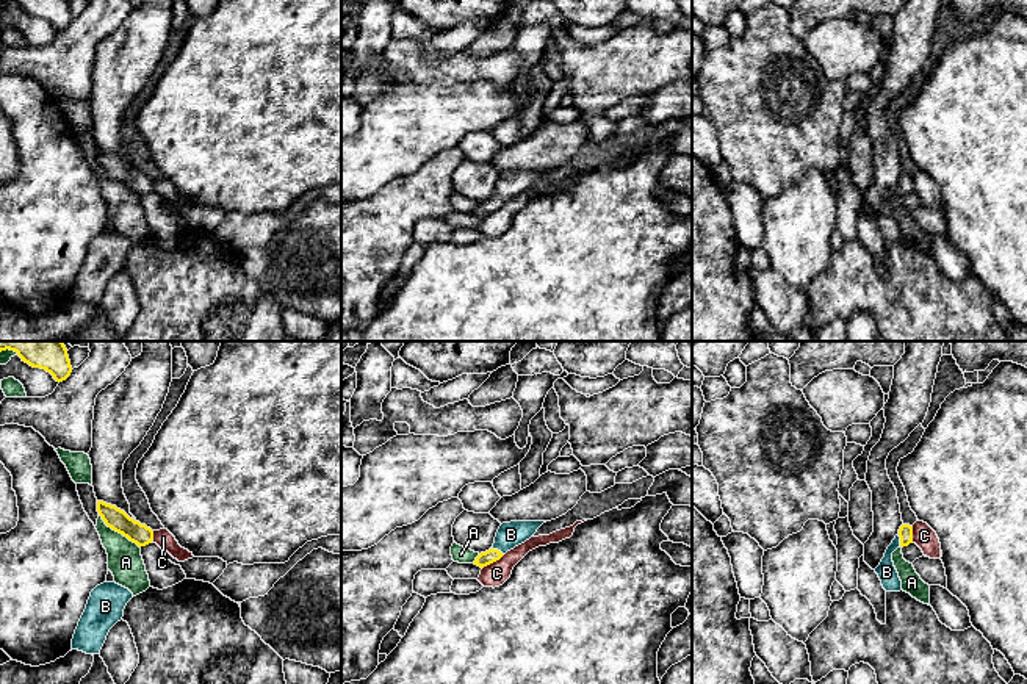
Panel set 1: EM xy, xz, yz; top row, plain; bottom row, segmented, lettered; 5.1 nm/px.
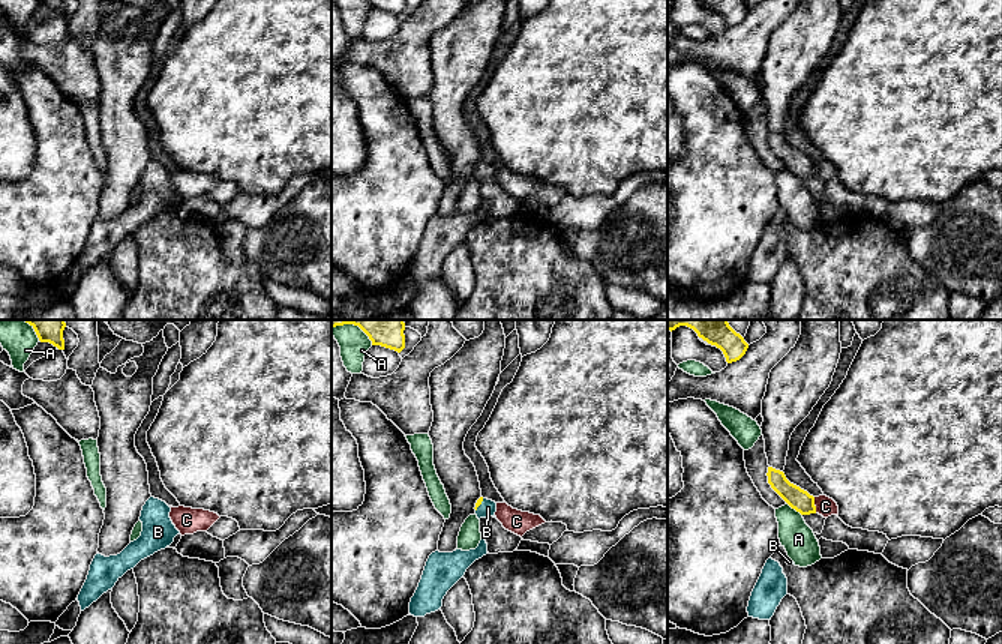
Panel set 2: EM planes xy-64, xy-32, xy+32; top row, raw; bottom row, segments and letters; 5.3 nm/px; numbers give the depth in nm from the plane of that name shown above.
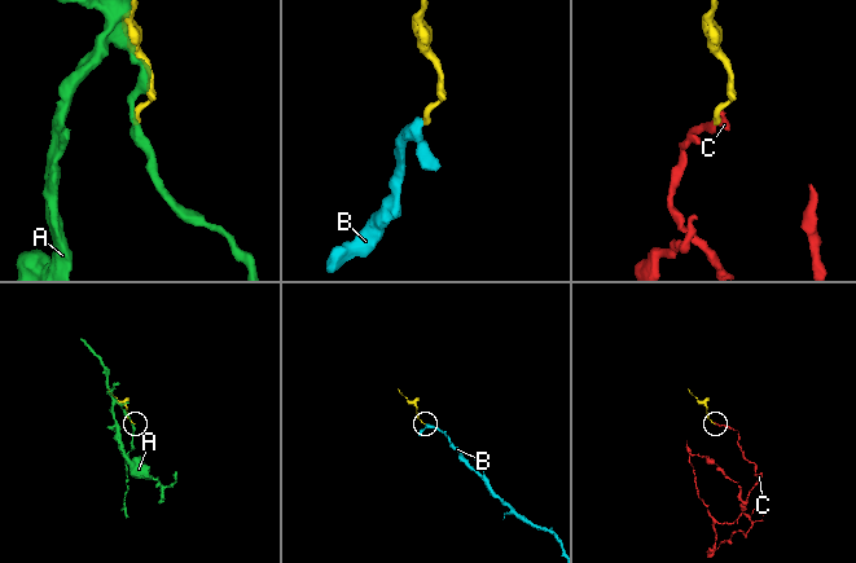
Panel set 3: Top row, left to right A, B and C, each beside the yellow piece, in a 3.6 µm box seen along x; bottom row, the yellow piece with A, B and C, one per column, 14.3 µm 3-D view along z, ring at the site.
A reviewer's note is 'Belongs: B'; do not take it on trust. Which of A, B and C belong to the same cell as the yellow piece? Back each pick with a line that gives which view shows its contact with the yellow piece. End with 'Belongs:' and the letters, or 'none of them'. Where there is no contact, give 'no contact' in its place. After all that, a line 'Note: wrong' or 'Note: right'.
B: xz
Belongs: B
Note: right

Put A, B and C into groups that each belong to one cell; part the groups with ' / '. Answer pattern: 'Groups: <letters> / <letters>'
Groups: A / B / C

